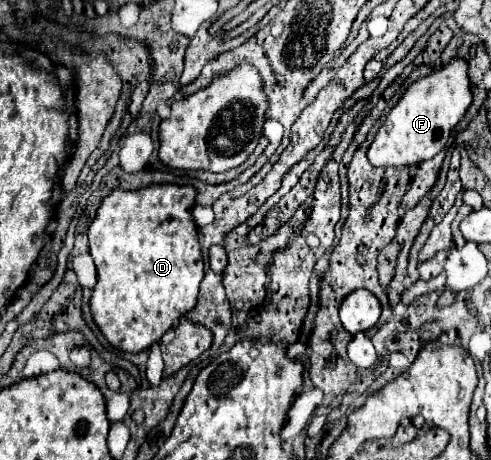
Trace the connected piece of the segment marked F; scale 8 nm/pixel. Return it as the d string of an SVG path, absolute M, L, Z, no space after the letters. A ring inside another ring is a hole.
M462 58L452 60L448 66L418 78L398 100L398 104L386 116L374 142L368 148L368 160L372 166L416 166L434 158L448 142L454 126L464 118L472 104L468 64Z

